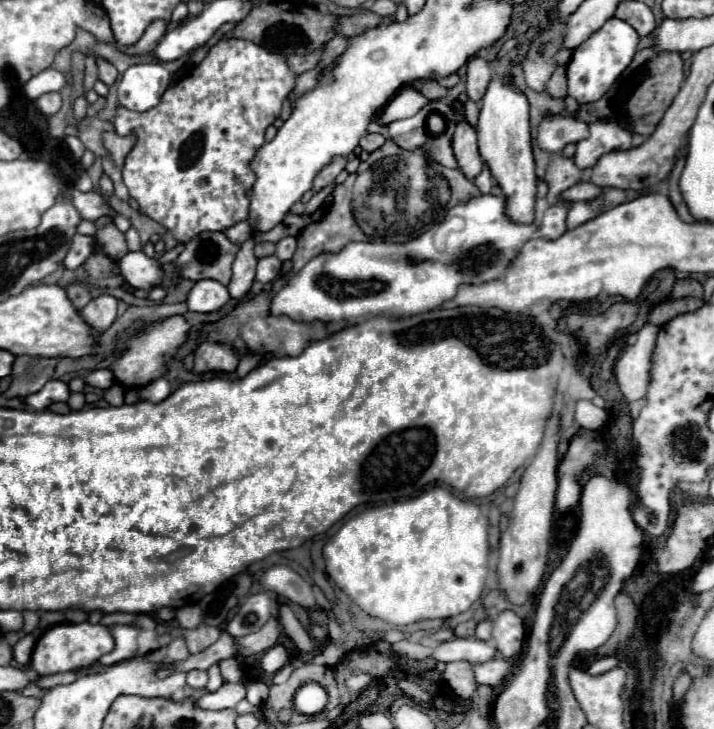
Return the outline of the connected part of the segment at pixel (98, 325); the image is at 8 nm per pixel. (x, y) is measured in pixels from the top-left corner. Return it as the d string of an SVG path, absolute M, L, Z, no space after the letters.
M113 295L93 297L81 311L83 319L97 331L103 333L117 317L117 299Z

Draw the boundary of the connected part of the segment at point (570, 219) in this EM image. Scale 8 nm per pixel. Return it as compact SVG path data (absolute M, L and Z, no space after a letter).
M601 197L593 199L589 203L573 203L573 207L569 209L569 215L567 215L567 229L575 229L575 227L587 223L595 215L599 215L599 211L601 211Z

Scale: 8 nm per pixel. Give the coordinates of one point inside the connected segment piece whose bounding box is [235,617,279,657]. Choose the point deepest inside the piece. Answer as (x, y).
(252, 644)

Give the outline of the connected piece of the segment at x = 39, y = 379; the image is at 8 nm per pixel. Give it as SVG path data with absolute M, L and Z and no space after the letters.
M21 355L15 359L13 371L15 377L11 381L11 387L3 393L5 399L13 399L13 397L27 397L37 393L51 377L55 371L57 359L45 359L45 357L29 357L29 355Z

